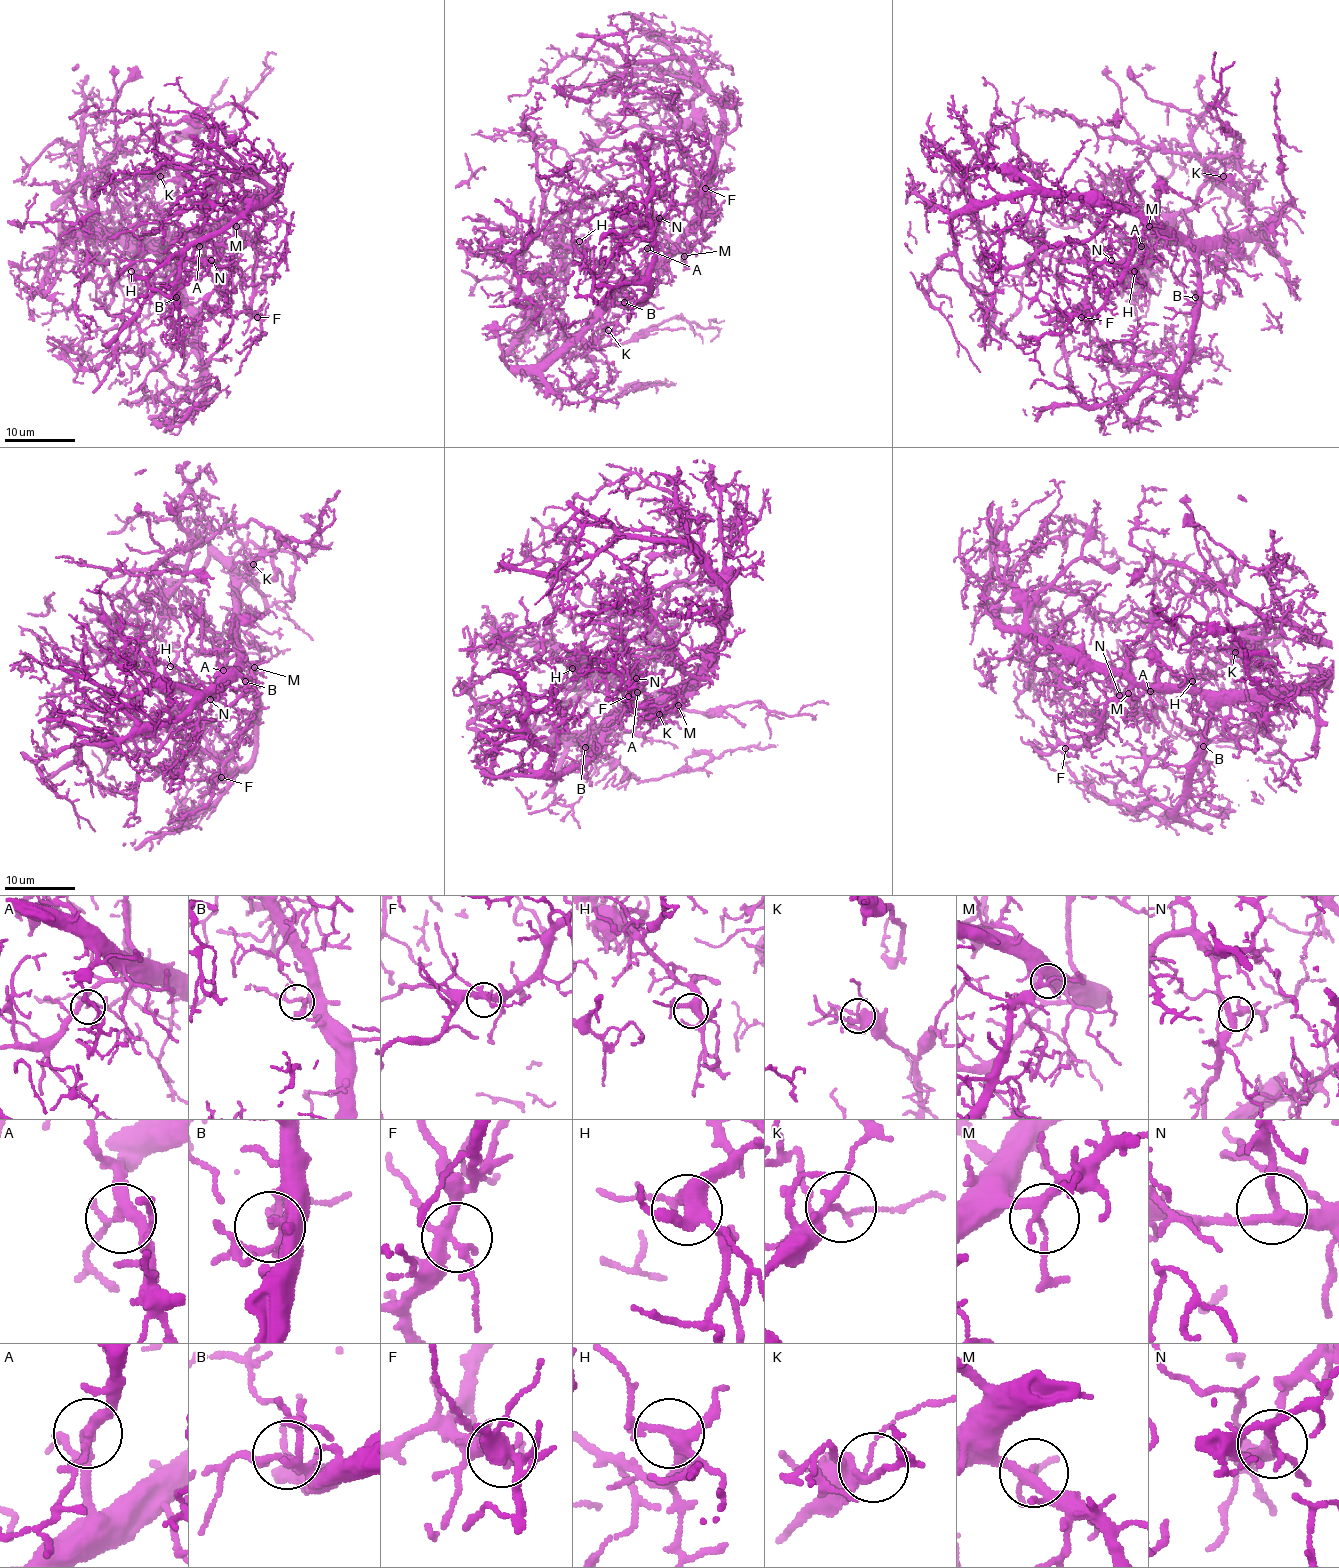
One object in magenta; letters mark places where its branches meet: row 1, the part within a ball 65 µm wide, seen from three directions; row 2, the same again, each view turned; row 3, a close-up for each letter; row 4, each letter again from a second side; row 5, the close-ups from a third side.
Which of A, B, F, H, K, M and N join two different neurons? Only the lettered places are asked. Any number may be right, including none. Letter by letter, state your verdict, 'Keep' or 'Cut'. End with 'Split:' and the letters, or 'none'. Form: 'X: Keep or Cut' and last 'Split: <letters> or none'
A: Keep
B: Keep
F: Keep
H: Keep
K: Keep
M: Keep
N: Keep
Split: none

